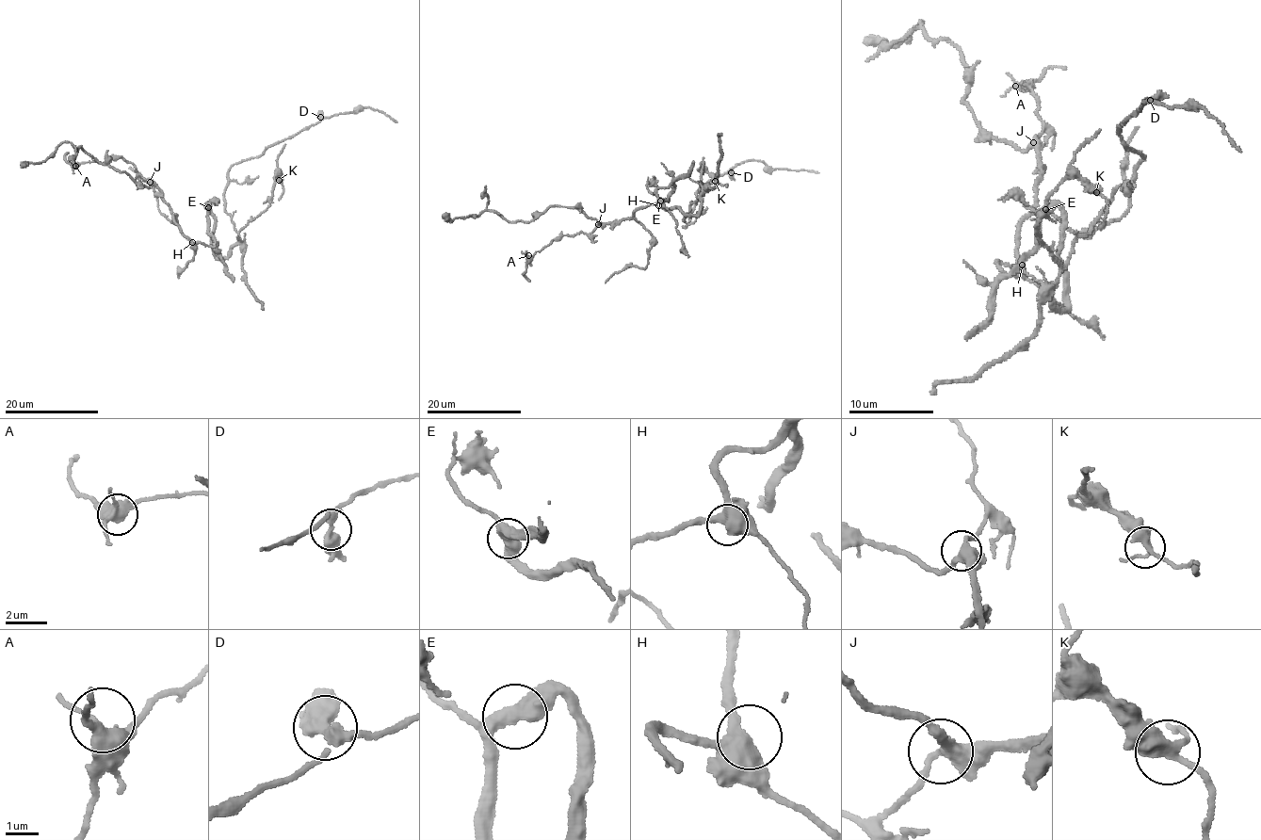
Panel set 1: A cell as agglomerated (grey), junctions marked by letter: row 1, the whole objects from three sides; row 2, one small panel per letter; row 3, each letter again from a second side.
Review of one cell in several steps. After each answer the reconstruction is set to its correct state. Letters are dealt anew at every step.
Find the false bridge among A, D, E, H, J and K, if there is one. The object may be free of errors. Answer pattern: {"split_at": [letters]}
{"split_at": []}

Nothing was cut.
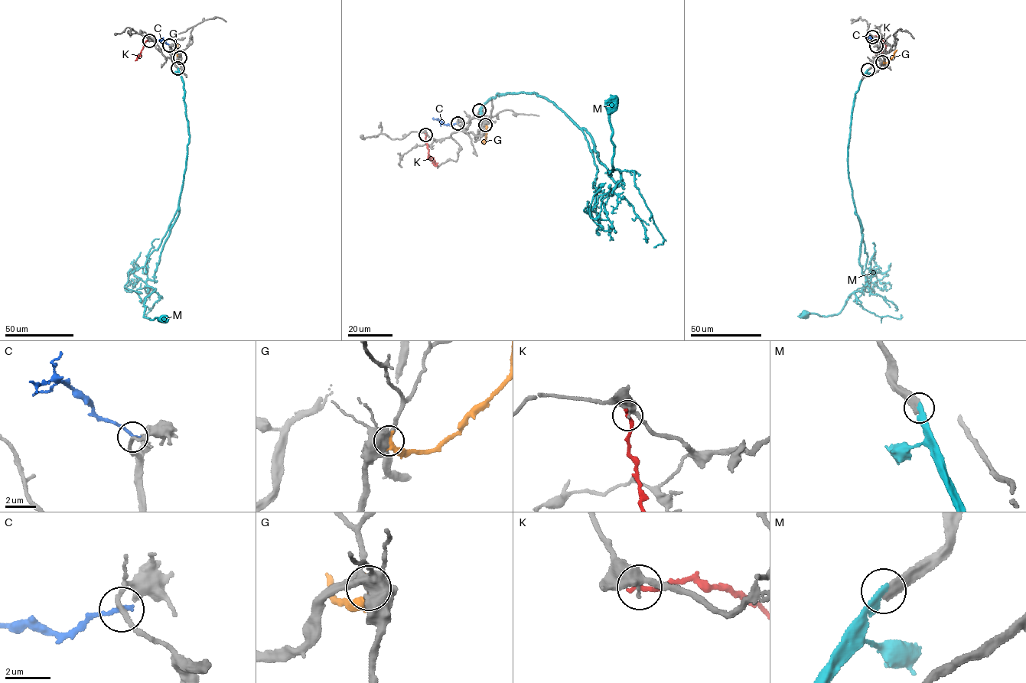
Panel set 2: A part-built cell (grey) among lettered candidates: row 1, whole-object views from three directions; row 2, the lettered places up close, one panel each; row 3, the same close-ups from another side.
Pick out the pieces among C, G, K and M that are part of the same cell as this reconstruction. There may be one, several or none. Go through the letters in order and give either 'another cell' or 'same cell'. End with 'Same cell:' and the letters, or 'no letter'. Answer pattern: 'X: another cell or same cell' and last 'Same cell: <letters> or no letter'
C: another cell
G: another cell
K: another cell
M: same cell
Same cell: M

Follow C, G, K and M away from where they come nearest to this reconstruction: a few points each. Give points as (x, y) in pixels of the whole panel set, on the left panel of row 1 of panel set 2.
C: (169, 45), (160, 40)
G: (180, 58), (177, 57), (177, 44)
K: (149, 40), (143, 44), (137, 60)
M: (177, 68), (189, 136), (186, 168), (177, 218), (154, 279), (146, 281), (155, 288), (143, 315), (164, 321)

